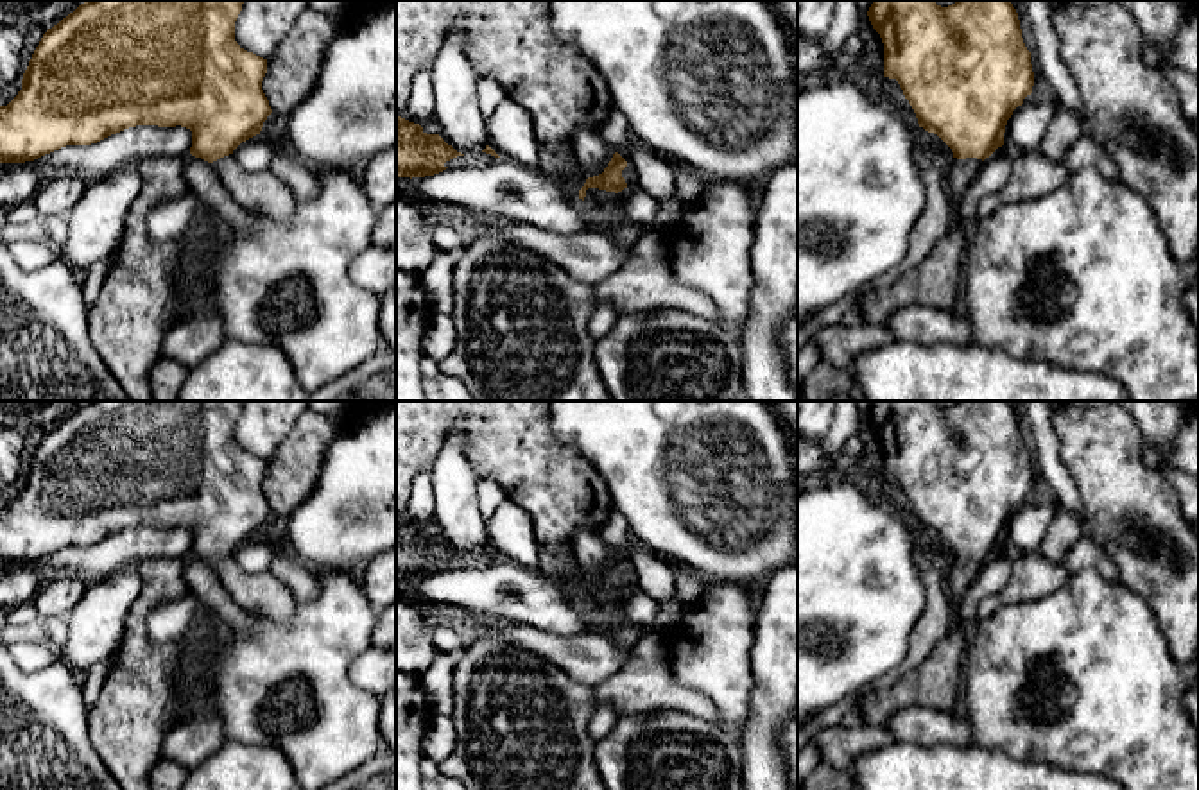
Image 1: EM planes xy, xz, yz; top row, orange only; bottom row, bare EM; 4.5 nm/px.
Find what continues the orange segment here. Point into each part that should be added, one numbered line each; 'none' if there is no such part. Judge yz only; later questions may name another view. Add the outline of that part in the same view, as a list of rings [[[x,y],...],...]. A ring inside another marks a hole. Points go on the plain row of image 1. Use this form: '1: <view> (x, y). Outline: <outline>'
1: yz (959, 575). Outline: [[[952,559],[946,564],[945,586],[953,604],[959,604],[961,598],[966,595],[971,582],[979,575],[982,564],[984,562],[977,559],[966,559],[966,561]]]

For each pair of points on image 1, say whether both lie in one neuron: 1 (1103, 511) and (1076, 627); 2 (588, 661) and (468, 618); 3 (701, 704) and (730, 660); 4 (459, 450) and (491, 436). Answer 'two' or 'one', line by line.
1: two
2: one
3: two
4: two

